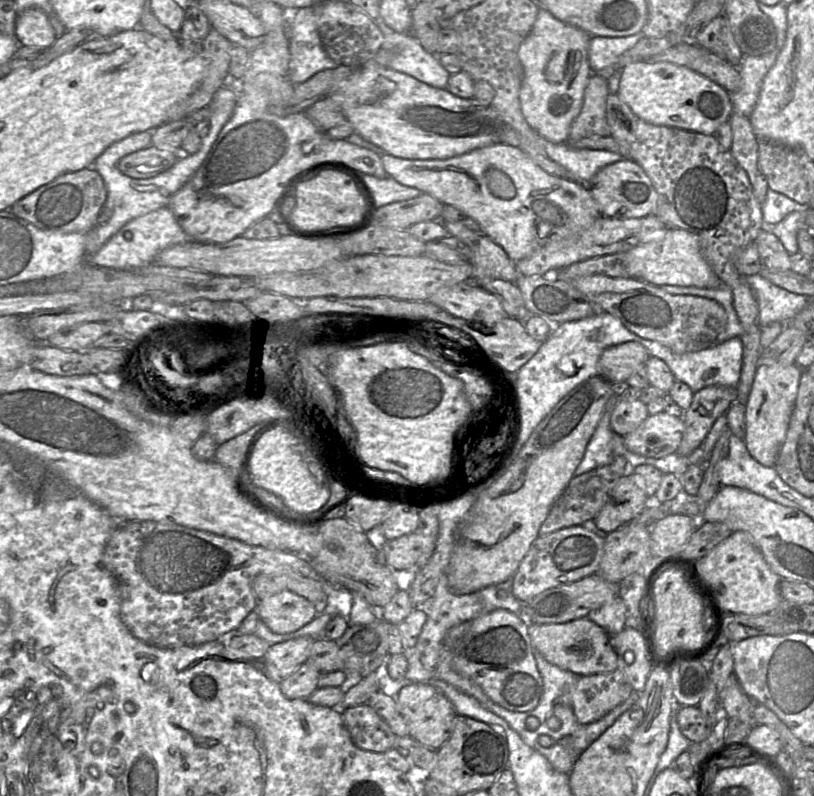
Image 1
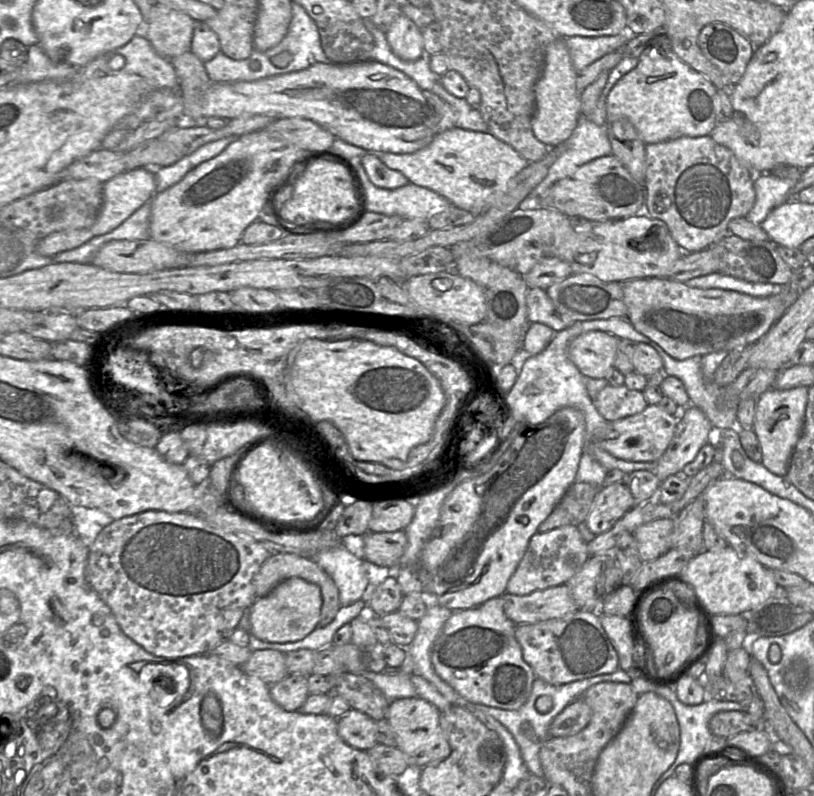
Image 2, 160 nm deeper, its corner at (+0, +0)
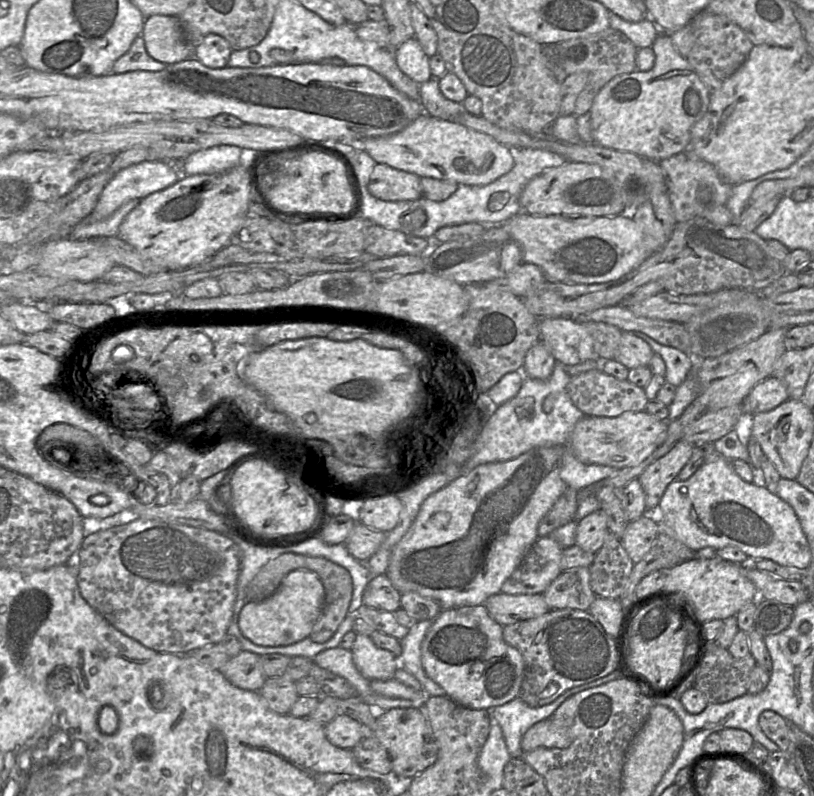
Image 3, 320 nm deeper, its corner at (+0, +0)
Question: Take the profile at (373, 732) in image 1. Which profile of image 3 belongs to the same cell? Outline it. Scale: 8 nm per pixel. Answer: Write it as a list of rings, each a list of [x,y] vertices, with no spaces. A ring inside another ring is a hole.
[[[338,714],[324,726],[327,740],[342,749],[352,749],[369,732],[363,725],[345,714]]]

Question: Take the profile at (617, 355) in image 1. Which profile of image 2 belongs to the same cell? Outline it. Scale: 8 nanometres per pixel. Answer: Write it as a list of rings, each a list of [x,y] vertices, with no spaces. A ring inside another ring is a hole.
[[[589,331],[577,336],[568,347],[568,355],[578,370],[587,377],[607,377],[613,368],[618,338],[603,331]]]

